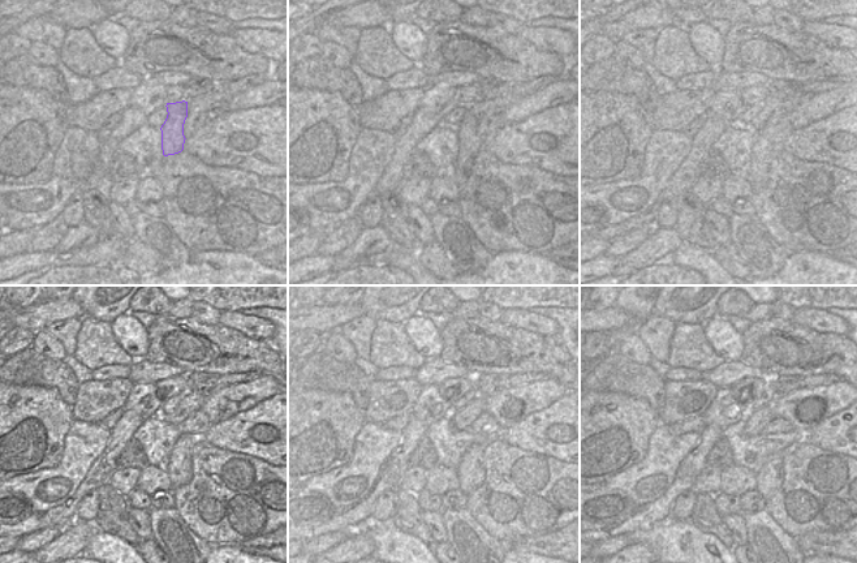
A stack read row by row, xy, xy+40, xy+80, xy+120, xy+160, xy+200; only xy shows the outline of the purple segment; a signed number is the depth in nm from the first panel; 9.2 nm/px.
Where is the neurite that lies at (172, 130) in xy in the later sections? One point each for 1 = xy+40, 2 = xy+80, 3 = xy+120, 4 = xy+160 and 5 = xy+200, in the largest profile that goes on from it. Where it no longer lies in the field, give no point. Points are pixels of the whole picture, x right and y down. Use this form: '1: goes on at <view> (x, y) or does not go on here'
1: goes on at xy+40 (469, 144)
2: goes on at xy+80 (757, 171)
3: goes on at xy+120 (179, 465)
4: goes on at xy+160 (472, 472)
5: goes on at xy+200 (770, 477)

